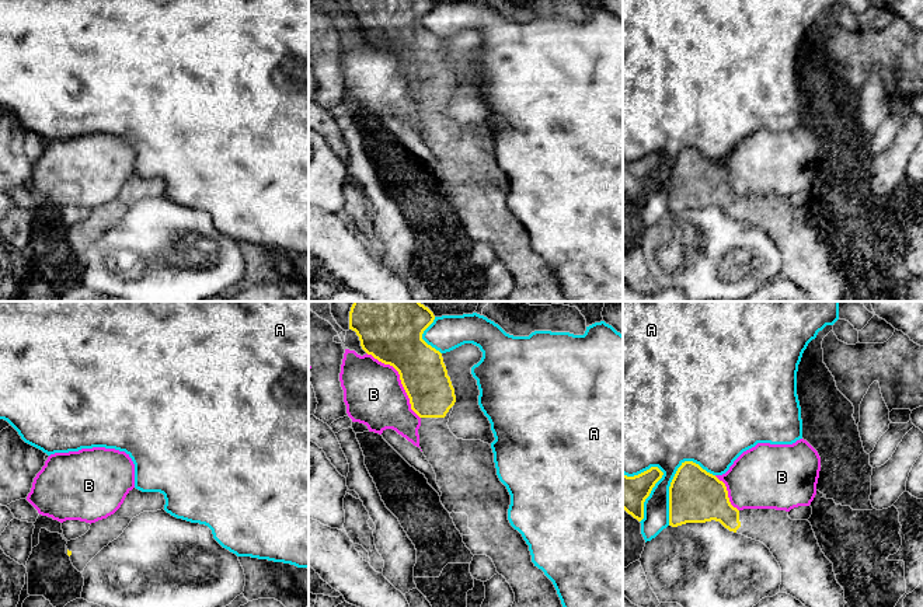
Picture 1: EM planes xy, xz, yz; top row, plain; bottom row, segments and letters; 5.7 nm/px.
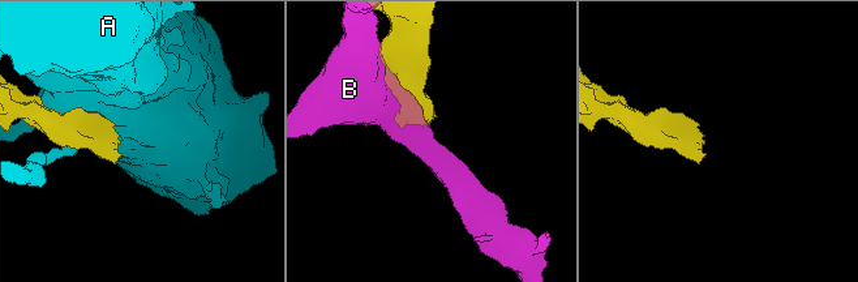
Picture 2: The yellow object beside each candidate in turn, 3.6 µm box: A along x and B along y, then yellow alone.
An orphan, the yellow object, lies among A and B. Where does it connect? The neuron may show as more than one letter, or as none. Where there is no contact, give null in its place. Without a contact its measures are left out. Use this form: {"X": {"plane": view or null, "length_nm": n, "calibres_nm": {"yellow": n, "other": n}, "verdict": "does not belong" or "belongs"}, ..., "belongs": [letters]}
{"A": {"plane": "yz", "length_nm": 400, "calibres_nm": {"yellow": 300, "other": 260}, "verdict": "does not belong"}, "B": {"plane": "xz", "length_nm": 500, "calibres_nm": {"yellow": 320, "other": 340}, "verdict": "does not belong"}, "belongs": []}

